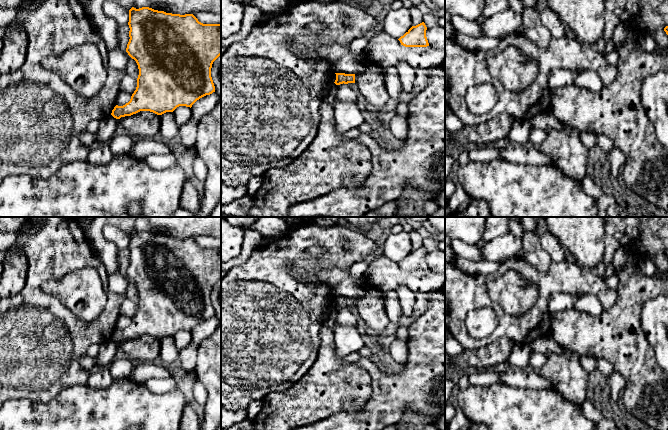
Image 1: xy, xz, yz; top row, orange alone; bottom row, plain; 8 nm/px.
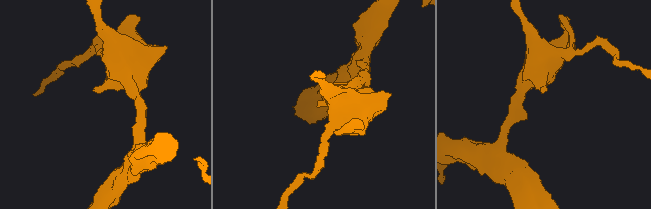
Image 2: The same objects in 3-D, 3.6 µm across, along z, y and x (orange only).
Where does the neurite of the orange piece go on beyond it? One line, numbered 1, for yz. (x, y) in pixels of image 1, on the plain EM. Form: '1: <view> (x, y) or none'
1: none

